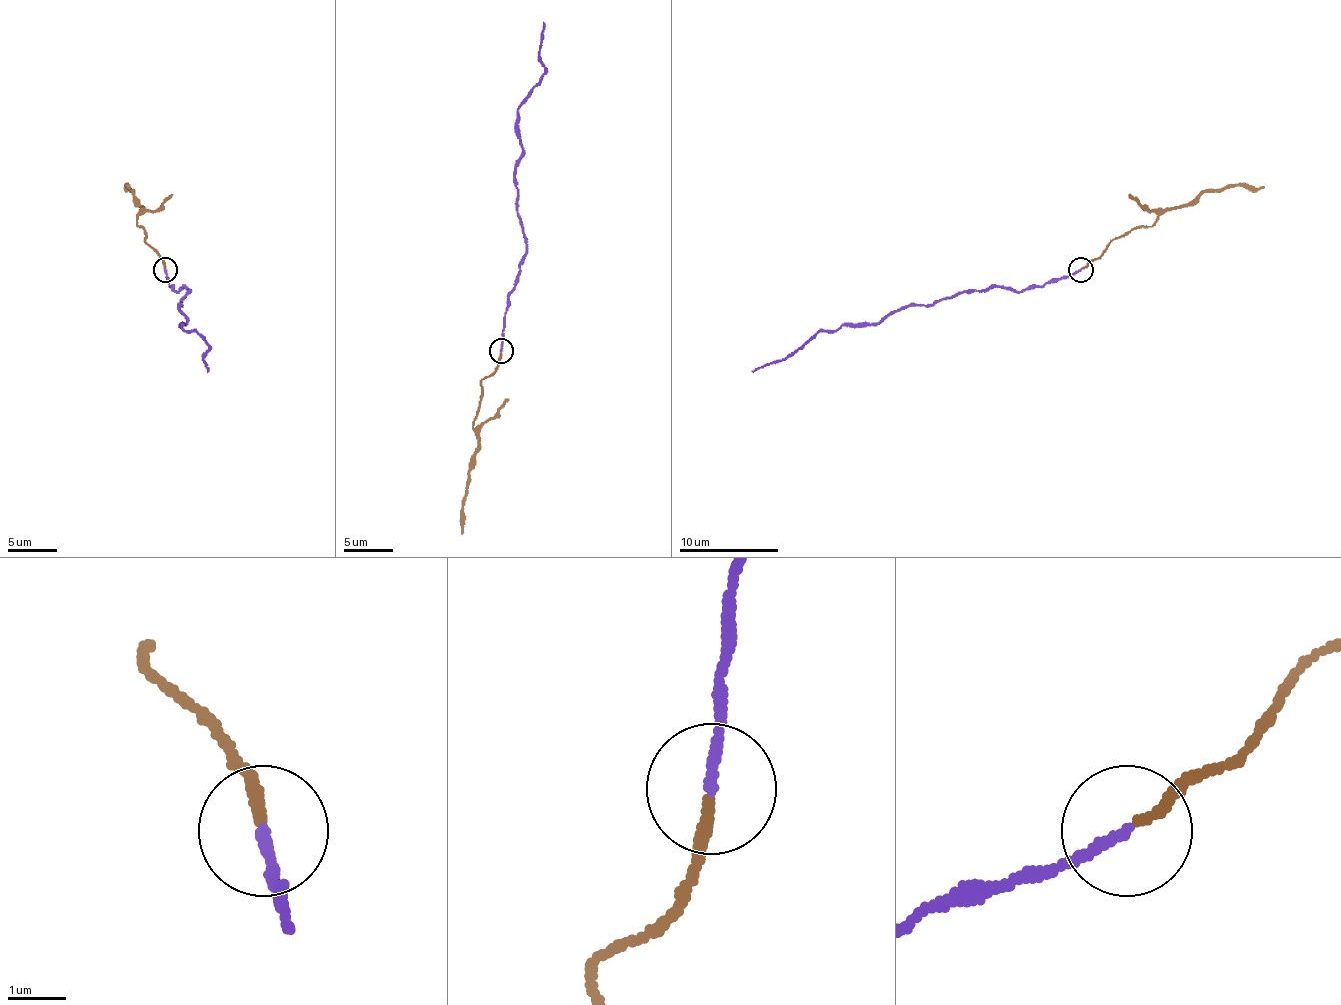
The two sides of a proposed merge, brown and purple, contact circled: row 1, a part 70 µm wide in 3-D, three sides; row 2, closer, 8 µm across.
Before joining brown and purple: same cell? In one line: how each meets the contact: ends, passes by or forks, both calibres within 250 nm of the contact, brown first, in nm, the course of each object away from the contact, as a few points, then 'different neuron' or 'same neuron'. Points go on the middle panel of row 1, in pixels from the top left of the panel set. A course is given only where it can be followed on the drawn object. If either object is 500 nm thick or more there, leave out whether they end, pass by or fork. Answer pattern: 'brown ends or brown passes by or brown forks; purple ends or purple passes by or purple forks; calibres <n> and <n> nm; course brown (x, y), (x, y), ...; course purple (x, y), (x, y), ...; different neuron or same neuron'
brown ends; purple ends; calibres 180 and 180 nm; course brown (500, 352), (498, 367), (481, 382), (481, 402), (473, 422), (478, 436), (476, 464), (468, 476), (461, 533); course purple (500, 350), (503, 318), (525, 253), (518, 219), (515, 169), (523, 154), (518, 110), (545, 70), (542, 21); same neuron

